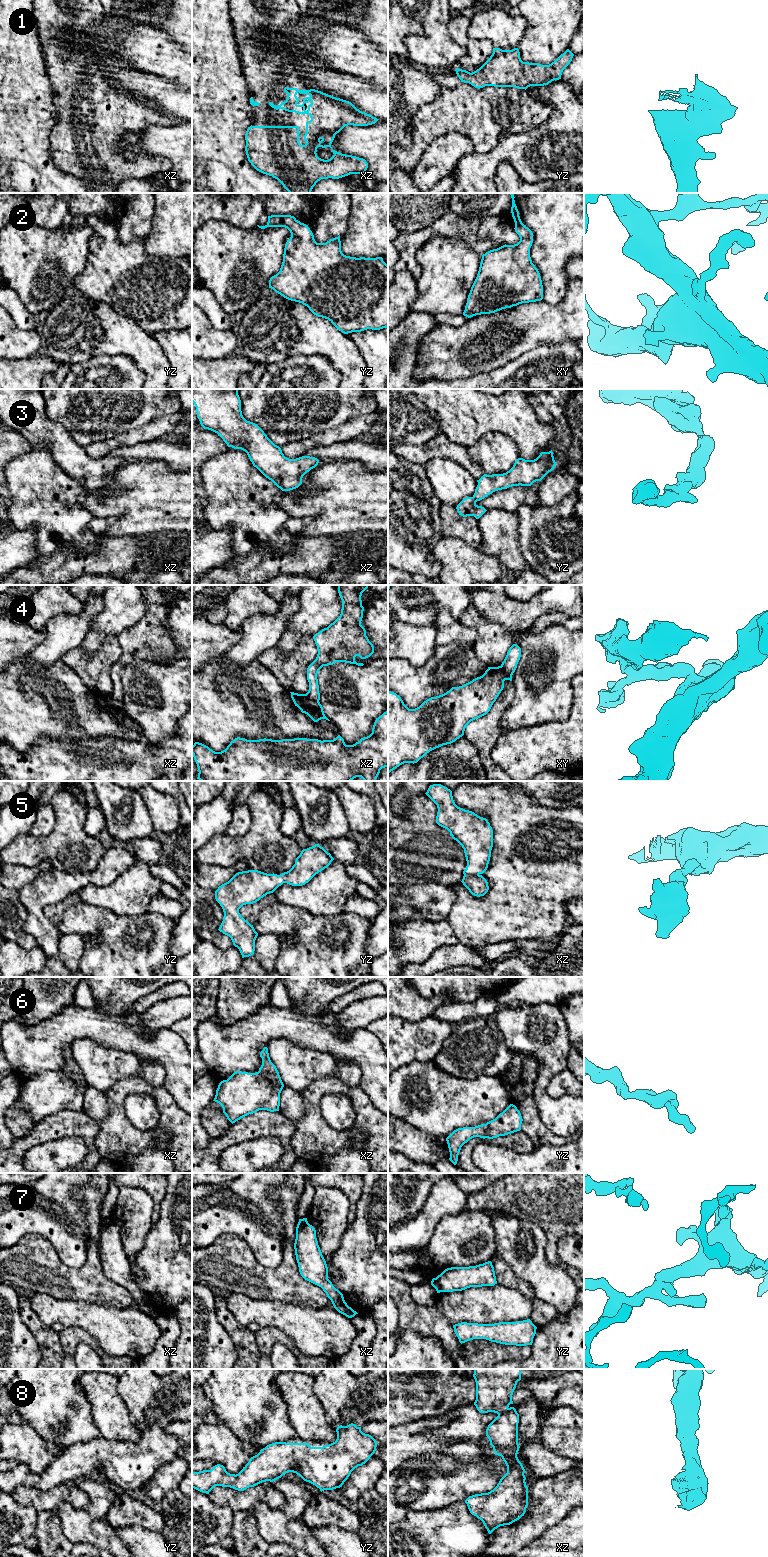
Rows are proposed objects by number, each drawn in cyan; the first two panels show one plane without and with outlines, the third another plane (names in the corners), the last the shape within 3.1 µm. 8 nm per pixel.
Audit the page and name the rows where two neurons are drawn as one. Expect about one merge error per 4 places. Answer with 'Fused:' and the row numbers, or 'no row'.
Fused: 4

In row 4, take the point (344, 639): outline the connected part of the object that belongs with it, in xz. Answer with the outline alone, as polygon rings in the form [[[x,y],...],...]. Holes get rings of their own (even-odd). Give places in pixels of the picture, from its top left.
[[[369,585],[337,586],[342,600],[341,614],[327,628],[313,636],[318,654],[307,668],[309,690],[306,696],[314,702],[320,700],[317,674],[323,666],[336,662],[363,666],[363,663],[355,661],[355,657],[366,659],[374,653],[374,646],[361,625],[364,611],[361,596]]]

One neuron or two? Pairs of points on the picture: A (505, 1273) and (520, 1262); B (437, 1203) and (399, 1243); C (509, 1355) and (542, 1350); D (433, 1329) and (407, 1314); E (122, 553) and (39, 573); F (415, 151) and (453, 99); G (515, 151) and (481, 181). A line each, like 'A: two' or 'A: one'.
A: two
B: one
C: two
D: one
E: one
F: one
G: one

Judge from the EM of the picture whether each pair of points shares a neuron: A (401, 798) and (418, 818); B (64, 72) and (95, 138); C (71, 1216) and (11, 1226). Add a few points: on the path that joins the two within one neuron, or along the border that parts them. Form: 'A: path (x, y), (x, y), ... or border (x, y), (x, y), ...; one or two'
A: border (424, 793), (413, 794), (405, 815), (398, 816); two
B: path (79, 88), (79, 106), (95, 122); one
C: path (56, 1216), (26, 1216); one

